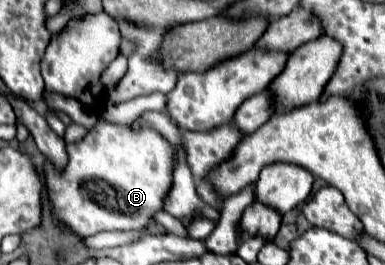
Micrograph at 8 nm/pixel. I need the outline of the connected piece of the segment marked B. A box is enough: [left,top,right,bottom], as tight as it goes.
[43,120,175,236]

